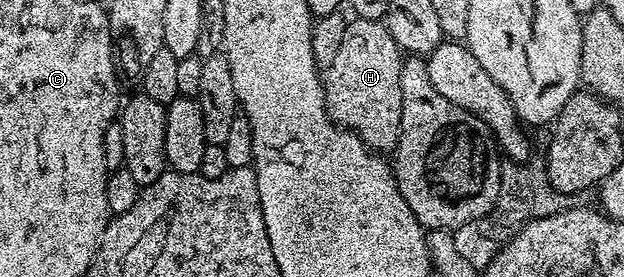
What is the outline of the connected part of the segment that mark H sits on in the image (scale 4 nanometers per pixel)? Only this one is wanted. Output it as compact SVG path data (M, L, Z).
M353 19L343 35L342 46L334 57L332 65L326 68L324 81L324 100L334 120L351 128L370 148L374 150L391 149L400 136L402 122L402 86L400 85L400 66L402 53L394 42L390 30L378 20Z

